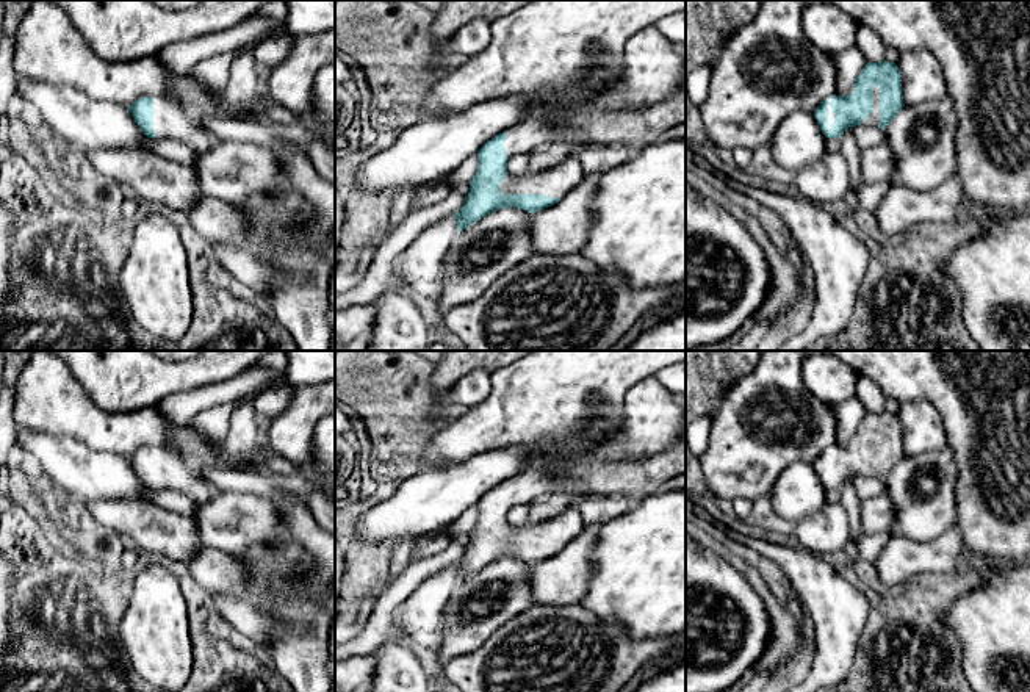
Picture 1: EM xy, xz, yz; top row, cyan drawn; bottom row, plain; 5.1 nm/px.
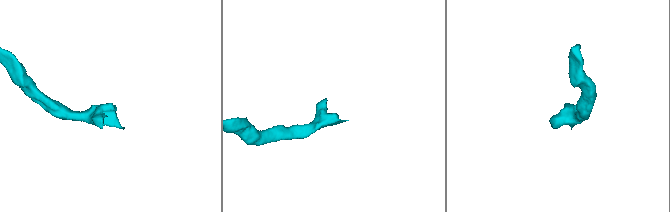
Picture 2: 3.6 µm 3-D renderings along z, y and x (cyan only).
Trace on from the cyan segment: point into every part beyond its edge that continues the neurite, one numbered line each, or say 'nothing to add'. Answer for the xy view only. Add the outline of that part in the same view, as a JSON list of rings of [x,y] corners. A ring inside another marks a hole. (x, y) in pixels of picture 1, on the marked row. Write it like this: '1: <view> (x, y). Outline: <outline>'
1: xy (171, 121). Outline: [[[153,97],[153,132],[158,139],[178,139],[196,152],[203,152],[216,142],[205,132],[197,114],[161,97]]]

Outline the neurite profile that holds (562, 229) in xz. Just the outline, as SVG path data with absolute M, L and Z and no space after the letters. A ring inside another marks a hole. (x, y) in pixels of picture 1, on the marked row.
M604 172L585 174L578 186L554 205L532 213L529 235L534 254L576 255L592 229L592 199Z

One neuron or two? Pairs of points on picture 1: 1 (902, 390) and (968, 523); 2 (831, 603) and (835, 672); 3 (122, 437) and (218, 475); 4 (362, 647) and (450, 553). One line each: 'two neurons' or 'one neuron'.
1: one neuron
2: one neuron
3: two neurons
4: one neuron

